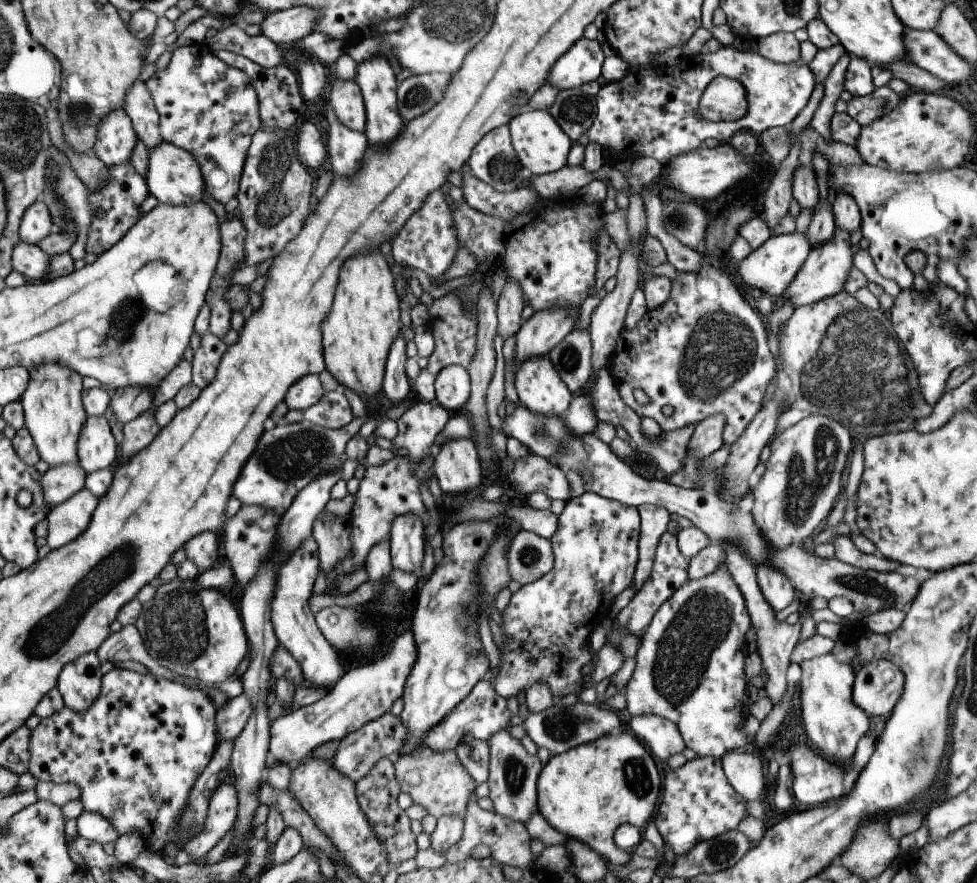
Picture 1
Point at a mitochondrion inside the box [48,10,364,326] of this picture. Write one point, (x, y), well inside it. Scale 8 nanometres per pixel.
(272, 206)

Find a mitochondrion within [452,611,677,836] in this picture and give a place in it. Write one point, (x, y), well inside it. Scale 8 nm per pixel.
(560, 726)

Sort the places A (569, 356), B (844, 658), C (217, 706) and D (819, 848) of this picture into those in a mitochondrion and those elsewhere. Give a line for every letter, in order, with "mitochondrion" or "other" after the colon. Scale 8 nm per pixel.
A: mitochondrion
B: other
C: other
D: mitochondrion

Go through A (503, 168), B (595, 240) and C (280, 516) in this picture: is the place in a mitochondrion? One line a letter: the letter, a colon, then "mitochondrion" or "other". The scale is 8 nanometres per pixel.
A: mitochondrion
B: other
C: other

